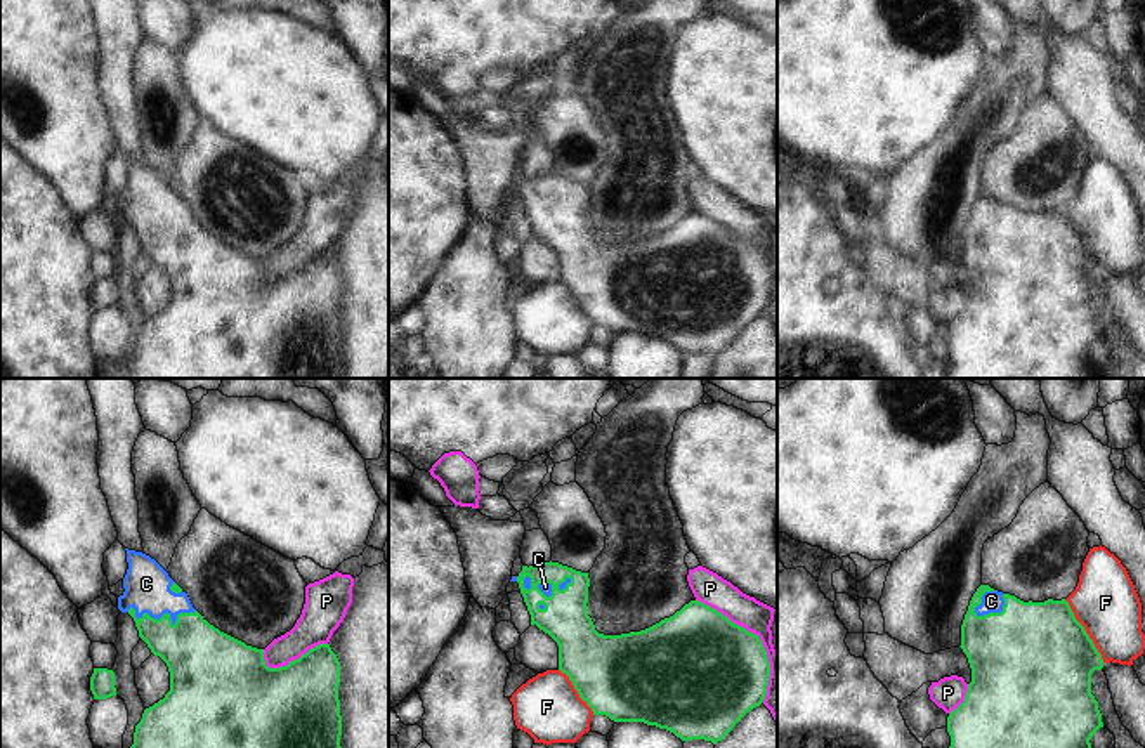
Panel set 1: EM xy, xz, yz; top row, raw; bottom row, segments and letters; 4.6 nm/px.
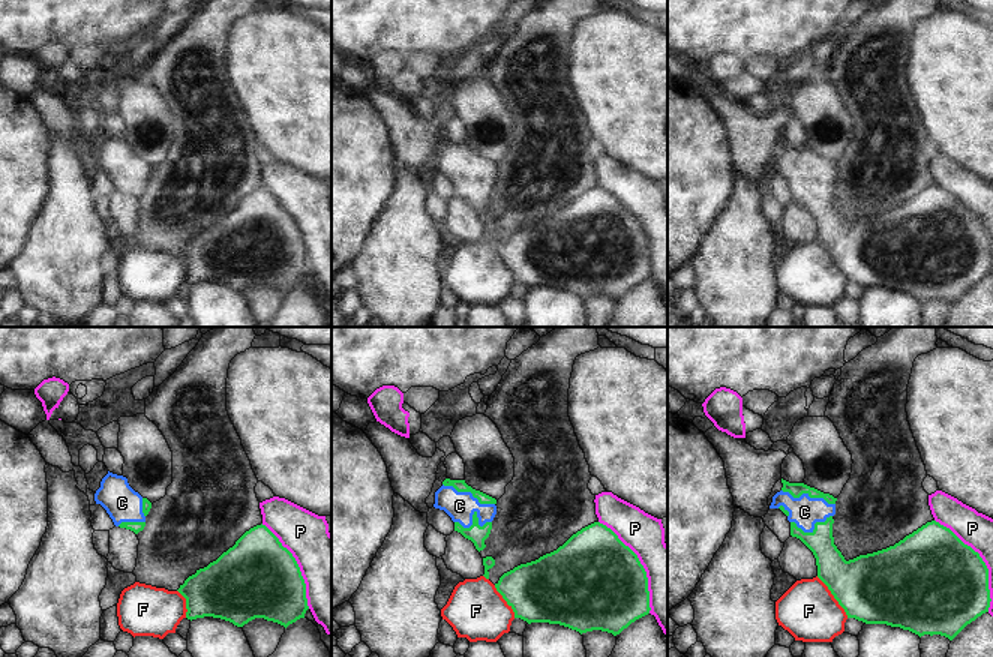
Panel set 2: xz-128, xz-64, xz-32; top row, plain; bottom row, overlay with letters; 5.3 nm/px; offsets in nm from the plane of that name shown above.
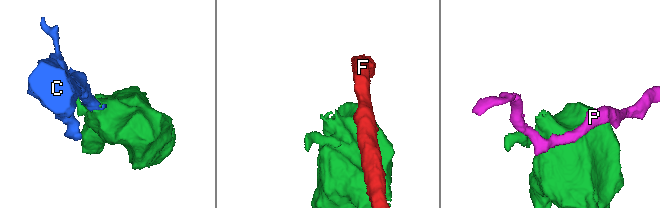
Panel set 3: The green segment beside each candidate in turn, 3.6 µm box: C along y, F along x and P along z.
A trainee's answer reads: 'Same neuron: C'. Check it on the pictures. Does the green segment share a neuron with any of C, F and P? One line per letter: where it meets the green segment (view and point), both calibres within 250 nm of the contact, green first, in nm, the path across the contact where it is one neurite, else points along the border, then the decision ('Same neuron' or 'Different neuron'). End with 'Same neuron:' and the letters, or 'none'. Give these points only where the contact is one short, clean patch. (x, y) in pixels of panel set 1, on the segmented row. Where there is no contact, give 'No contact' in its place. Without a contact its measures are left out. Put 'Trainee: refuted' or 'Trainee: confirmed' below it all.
C: Touches green at xy (162, 616). Thickness 300 nm (green) against 220 nm. Path across: xy (198, 656), (162, 616), (146, 583). Same neuron
F: Touches green at yz (1085, 630). Thickness 500 nm (green) against 300 nm. Different neuron
P: Touches green at xz (758, 639). Thickness 480 nm (green) against 150 nm. Different neuron
Same neuron: C.
Trainee: confirmed

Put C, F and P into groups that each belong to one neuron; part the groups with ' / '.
C / F / P

